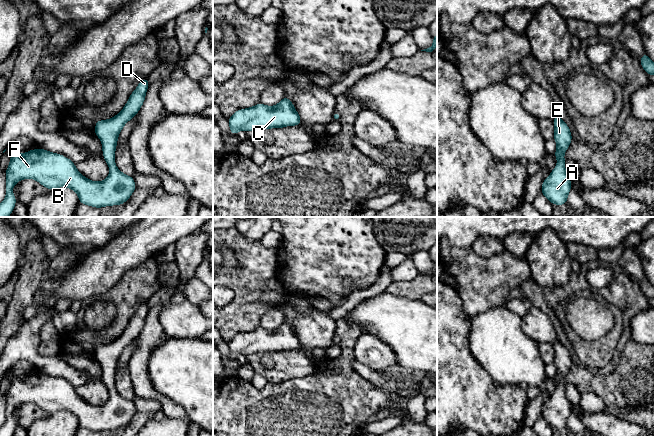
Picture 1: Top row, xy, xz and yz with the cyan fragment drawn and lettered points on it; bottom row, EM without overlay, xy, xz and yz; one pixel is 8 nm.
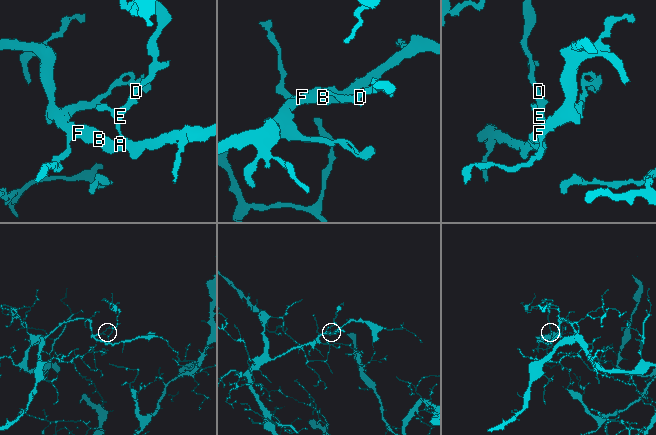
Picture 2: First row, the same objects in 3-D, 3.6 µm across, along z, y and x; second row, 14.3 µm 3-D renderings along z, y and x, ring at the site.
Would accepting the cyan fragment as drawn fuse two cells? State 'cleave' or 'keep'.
keep

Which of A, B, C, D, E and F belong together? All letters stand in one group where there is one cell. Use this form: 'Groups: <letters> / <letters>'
Groups: A B C D E F

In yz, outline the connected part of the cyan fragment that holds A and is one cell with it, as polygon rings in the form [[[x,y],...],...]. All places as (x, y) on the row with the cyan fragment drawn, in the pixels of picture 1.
[[[556,115],[553,119],[554,134],[557,148],[554,153],[557,158],[557,166],[551,174],[543,181],[541,192],[554,205],[567,203],[568,194],[571,190],[571,179],[565,169],[564,153],[568,149],[572,135],[567,124]]]

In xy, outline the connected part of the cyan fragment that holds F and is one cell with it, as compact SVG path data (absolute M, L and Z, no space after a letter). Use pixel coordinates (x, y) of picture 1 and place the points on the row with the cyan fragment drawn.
M147 77L140 81L116 116L99 120L95 124L94 134L101 140L103 157L110 169L108 177L103 181L87 179L76 169L73 161L61 154L46 149L34 149L19 154L10 145L11 158L5 171L6 197L0 203L0 217L8 217L13 212L16 204L13 186L25 178L34 179L49 190L58 187L72 189L78 194L80 204L95 208L125 203L134 192L136 184L132 176L123 174L115 165L117 140L124 125L143 105L148 87Z

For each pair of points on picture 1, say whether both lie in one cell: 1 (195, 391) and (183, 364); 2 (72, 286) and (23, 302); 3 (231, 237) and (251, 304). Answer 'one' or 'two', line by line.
1: one
2: two
3: one

